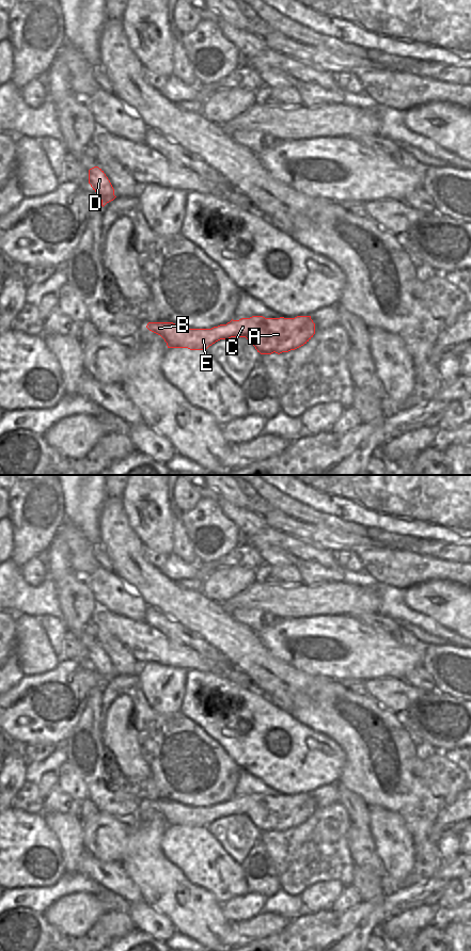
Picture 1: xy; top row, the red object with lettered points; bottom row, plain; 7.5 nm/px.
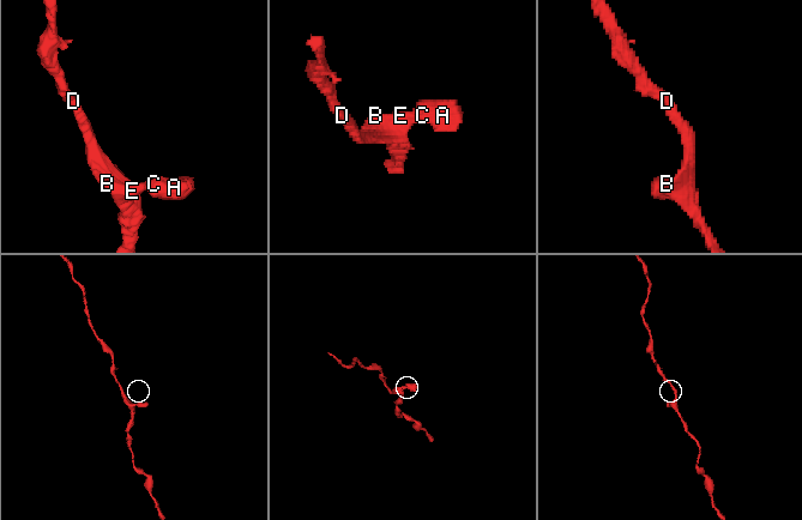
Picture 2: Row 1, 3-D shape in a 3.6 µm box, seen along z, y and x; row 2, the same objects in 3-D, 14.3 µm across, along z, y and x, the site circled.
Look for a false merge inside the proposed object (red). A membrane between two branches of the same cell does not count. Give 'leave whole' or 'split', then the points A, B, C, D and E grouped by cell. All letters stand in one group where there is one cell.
leave whole; A B C D E

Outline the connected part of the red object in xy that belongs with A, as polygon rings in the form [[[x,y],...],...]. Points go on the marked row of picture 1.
[[[252,316],[231,320],[211,329],[188,329],[173,322],[148,322],[146,328],[160,335],[168,348],[206,350],[220,339],[246,337],[261,354],[280,354],[307,344],[315,334],[311,316],[265,318]]]

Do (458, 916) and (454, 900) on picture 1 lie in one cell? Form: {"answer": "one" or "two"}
{"answer": "two"}

